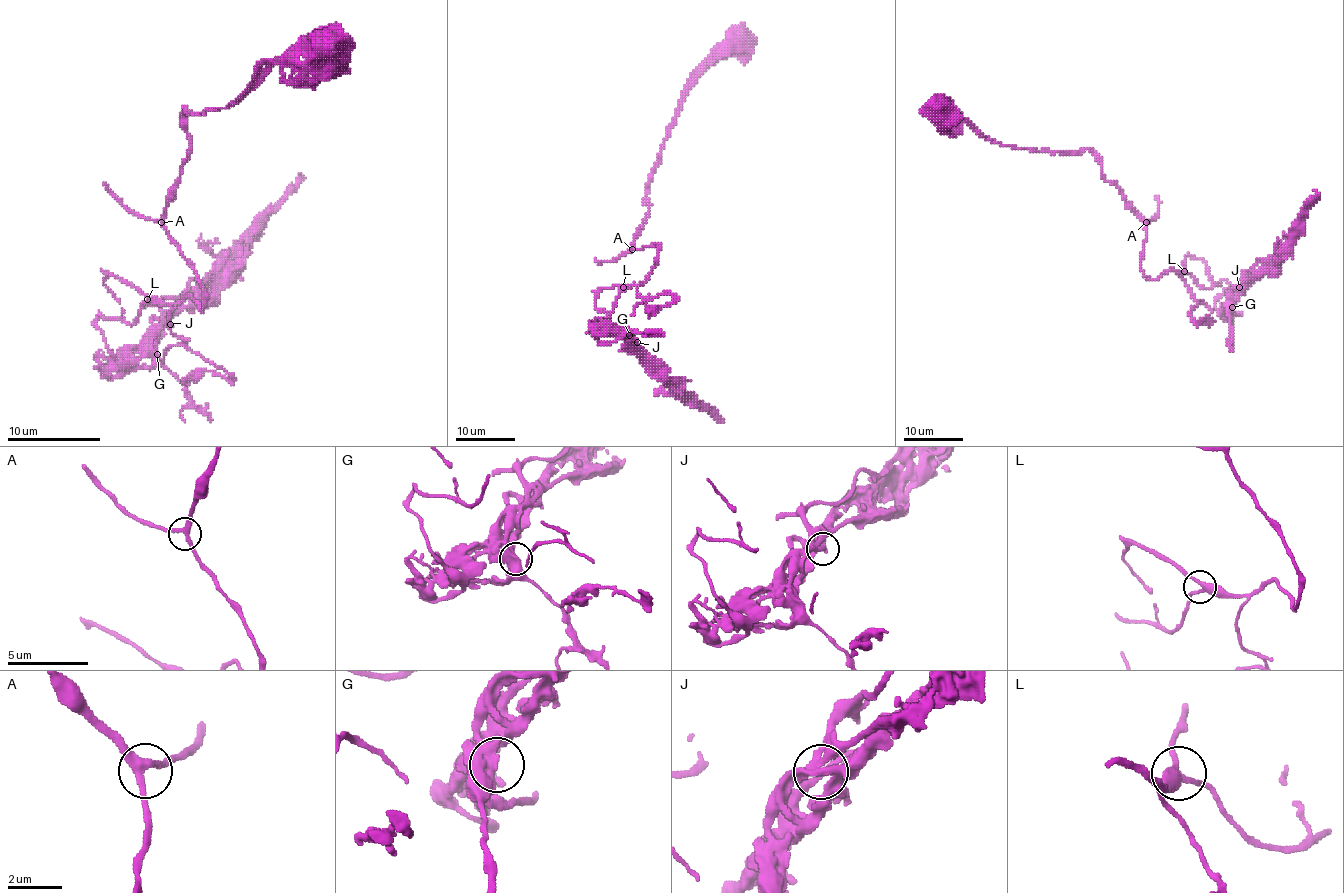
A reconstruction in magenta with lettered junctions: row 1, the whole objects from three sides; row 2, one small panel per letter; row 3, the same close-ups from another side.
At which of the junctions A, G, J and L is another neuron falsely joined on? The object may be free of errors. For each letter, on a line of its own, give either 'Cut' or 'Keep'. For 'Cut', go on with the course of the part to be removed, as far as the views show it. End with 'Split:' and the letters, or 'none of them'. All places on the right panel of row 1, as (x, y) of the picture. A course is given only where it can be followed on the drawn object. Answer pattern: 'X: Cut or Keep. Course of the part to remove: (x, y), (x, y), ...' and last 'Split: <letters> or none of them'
A: Keep
G: Keep
J: Keep
L: Keep
Split: none of them

